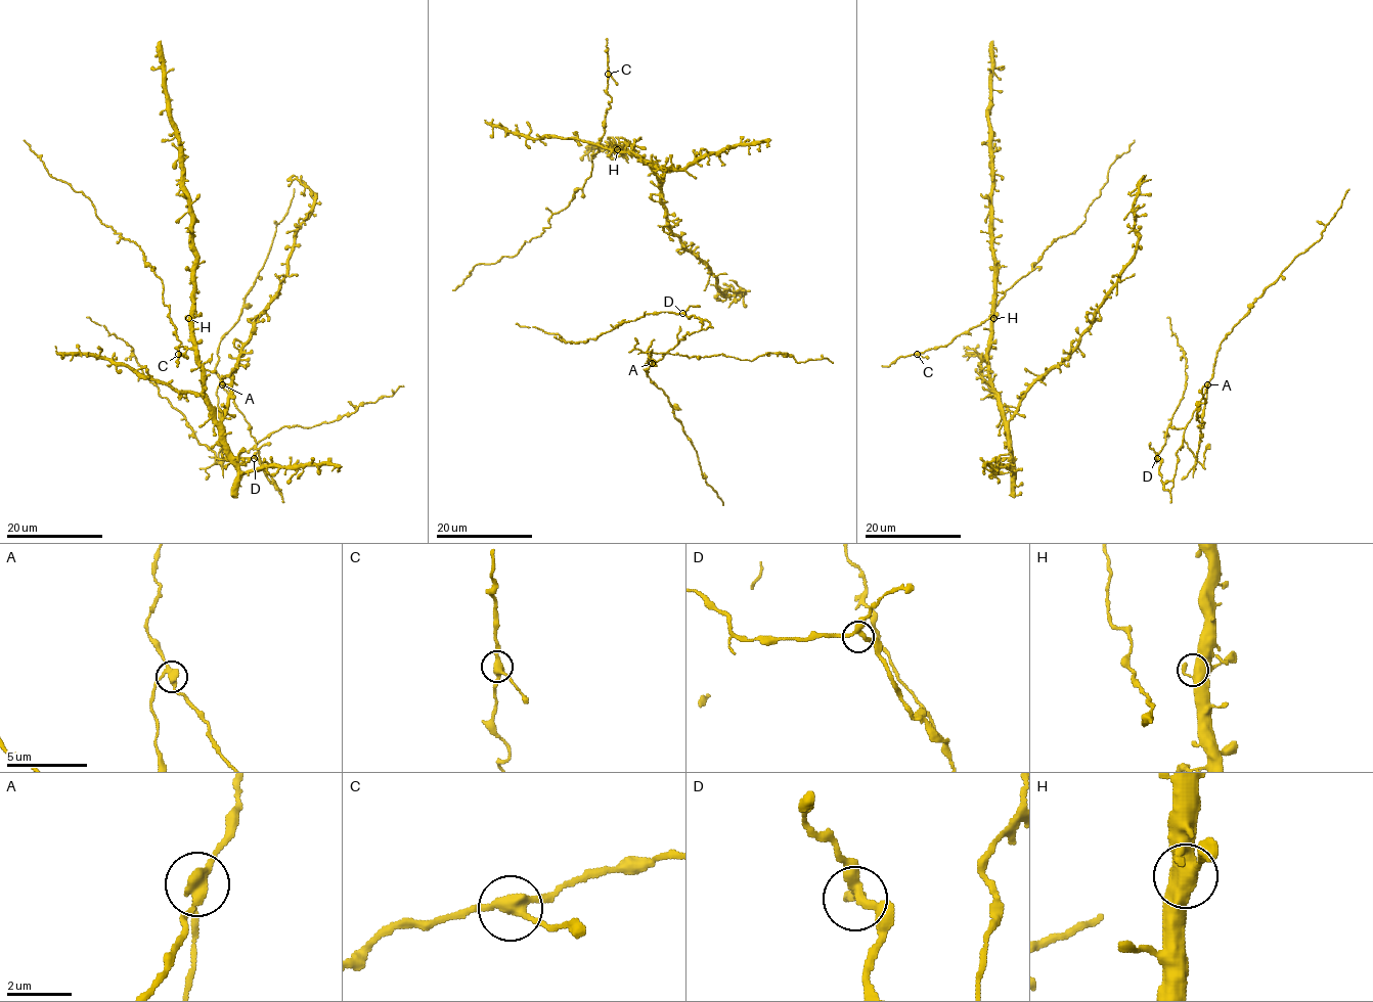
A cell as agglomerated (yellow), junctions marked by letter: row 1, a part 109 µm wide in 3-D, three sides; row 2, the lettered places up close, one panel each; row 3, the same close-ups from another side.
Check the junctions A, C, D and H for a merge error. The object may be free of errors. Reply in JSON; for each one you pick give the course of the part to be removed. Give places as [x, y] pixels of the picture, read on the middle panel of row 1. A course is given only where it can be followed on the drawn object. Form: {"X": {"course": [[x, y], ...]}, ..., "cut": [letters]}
{"A": {"course": [[652, 364], [646, 363], [652, 353], [724, 354], [744, 360], [787, 353], [798, 363], [822, 358], [833, 363]]}, "cut": ["A"]}

